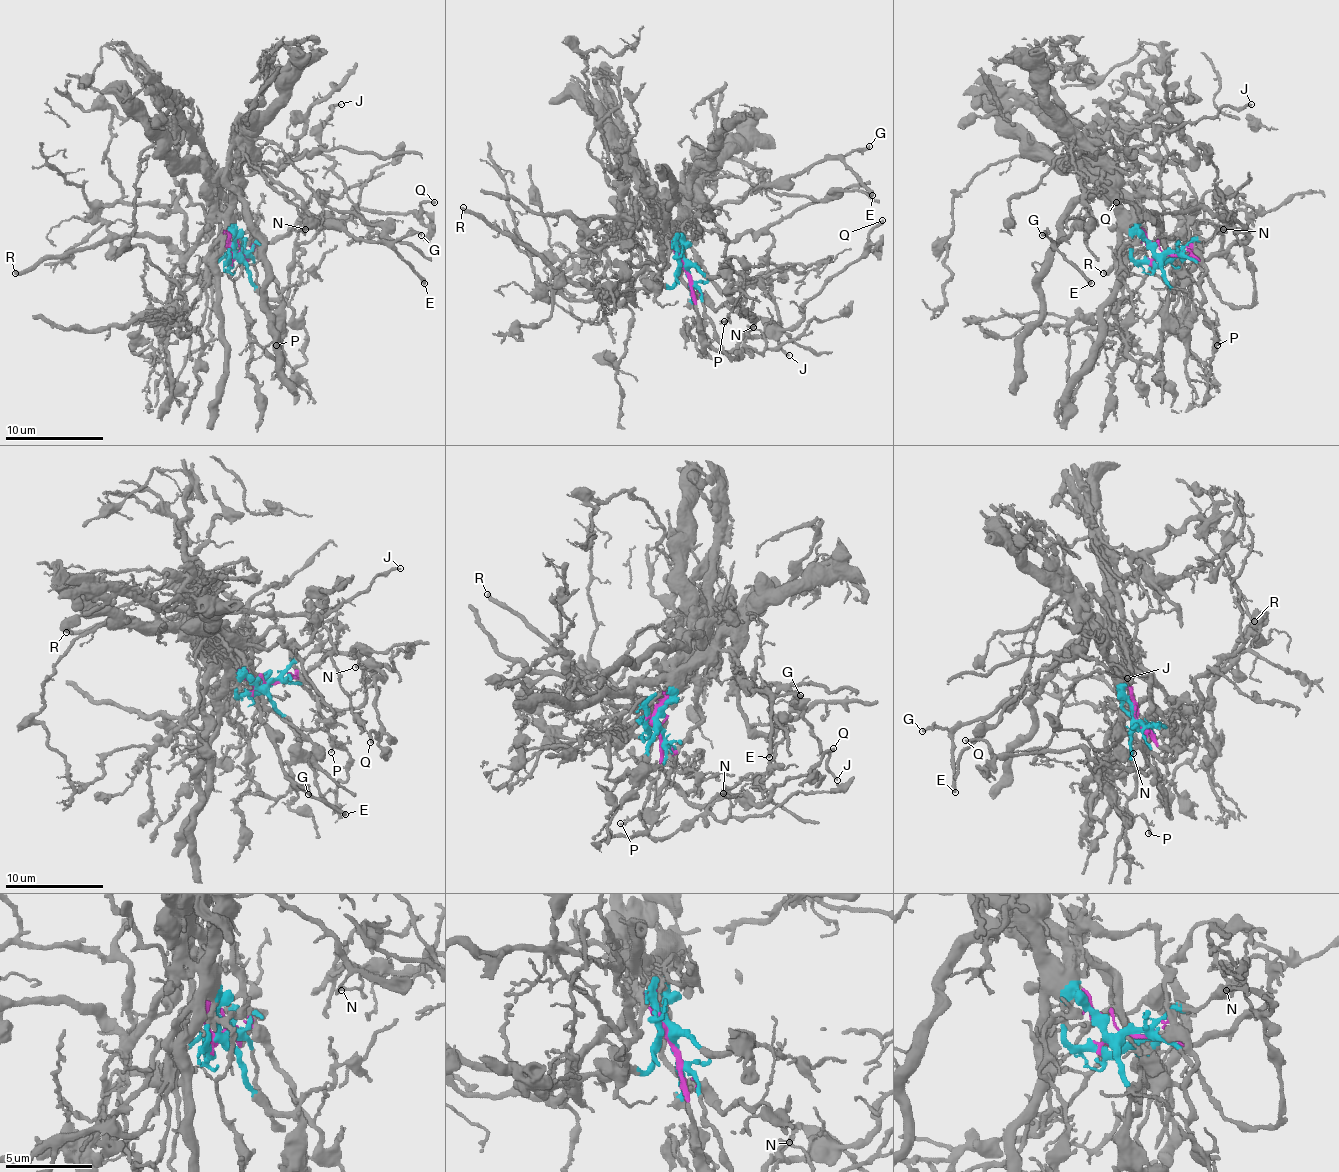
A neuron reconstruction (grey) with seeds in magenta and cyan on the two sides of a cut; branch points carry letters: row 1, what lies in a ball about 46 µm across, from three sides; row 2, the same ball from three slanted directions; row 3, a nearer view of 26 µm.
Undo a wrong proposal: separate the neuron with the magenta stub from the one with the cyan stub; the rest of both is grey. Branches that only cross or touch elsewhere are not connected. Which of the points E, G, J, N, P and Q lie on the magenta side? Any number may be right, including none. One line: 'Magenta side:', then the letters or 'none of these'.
Magenta side: P, Q

